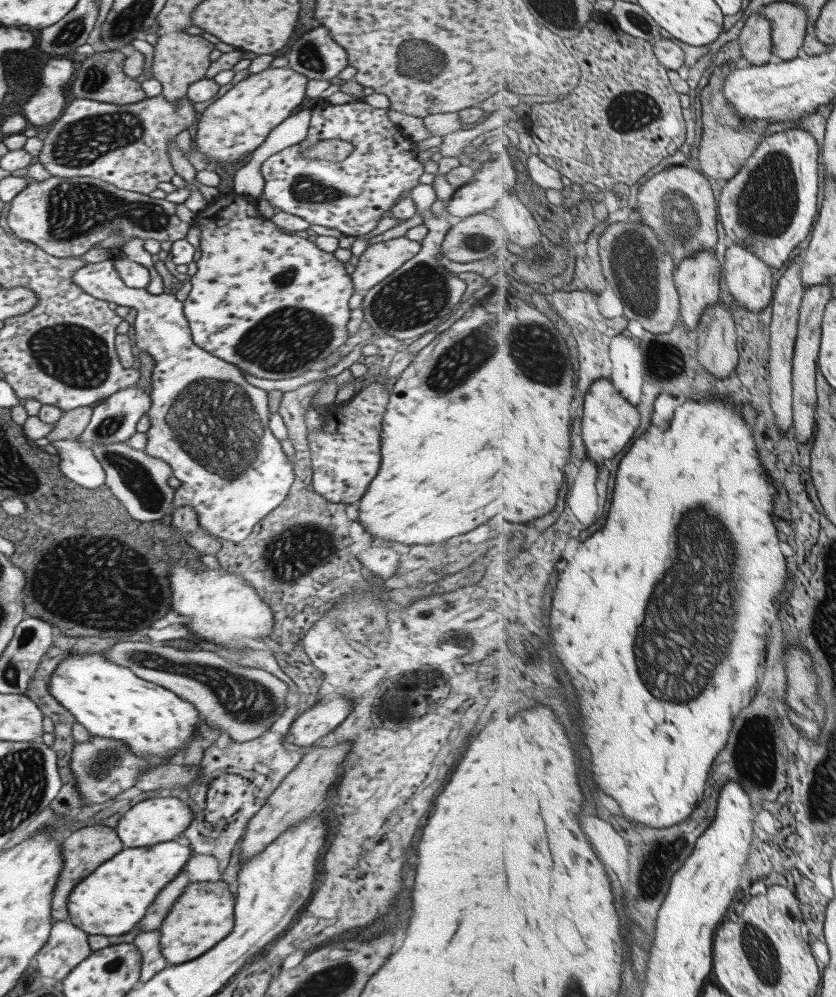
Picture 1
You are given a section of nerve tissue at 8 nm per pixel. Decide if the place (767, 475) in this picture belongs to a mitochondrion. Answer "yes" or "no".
no

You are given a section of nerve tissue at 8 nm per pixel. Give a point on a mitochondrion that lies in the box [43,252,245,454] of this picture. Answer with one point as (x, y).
(109, 424)

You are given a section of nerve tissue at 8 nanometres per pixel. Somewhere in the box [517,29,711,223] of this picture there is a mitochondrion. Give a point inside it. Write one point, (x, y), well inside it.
(629, 111)

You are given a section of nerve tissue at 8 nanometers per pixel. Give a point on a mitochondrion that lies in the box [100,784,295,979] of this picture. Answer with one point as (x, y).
(116, 965)

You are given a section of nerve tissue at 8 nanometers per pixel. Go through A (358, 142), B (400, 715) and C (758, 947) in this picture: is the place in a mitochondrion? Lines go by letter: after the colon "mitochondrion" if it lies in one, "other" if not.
A: other
B: other
C: mitochondrion

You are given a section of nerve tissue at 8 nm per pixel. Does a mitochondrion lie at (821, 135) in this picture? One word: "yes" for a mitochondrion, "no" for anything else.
no

